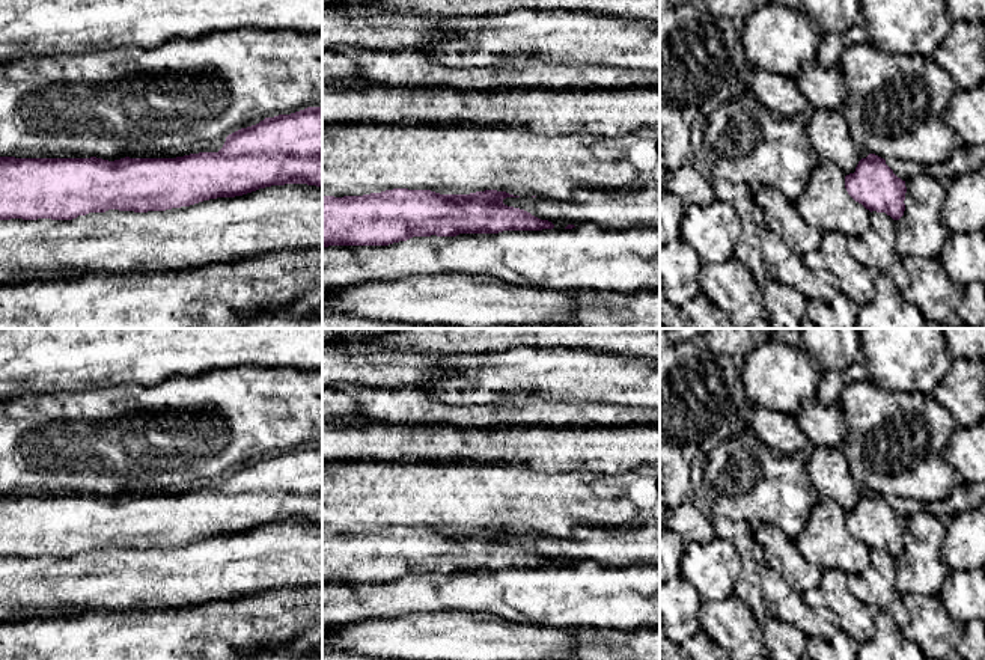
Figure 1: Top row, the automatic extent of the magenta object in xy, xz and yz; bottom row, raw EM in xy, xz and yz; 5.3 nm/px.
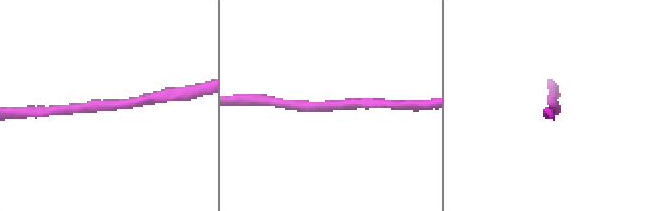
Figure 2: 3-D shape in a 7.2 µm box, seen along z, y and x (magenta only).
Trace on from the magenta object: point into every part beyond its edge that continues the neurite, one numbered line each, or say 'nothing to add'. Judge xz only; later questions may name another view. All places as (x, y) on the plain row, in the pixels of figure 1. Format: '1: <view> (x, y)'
nothing to add

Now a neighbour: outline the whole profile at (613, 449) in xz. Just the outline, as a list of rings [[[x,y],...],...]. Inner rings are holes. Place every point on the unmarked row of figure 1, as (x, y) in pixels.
[[[322,419],[322,461],[425,461],[429,464],[505,464],[539,473],[592,472],[616,476],[643,466],[660,467],[660,425],[455,428],[367,420]]]

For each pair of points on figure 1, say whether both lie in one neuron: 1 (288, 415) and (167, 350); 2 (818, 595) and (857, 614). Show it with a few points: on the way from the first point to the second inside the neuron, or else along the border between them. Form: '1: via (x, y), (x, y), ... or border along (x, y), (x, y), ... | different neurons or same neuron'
1: border along (241, 365), (172, 377) | different neurons
2: via (827, 595), (836, 595), (848, 608) | same neuron

